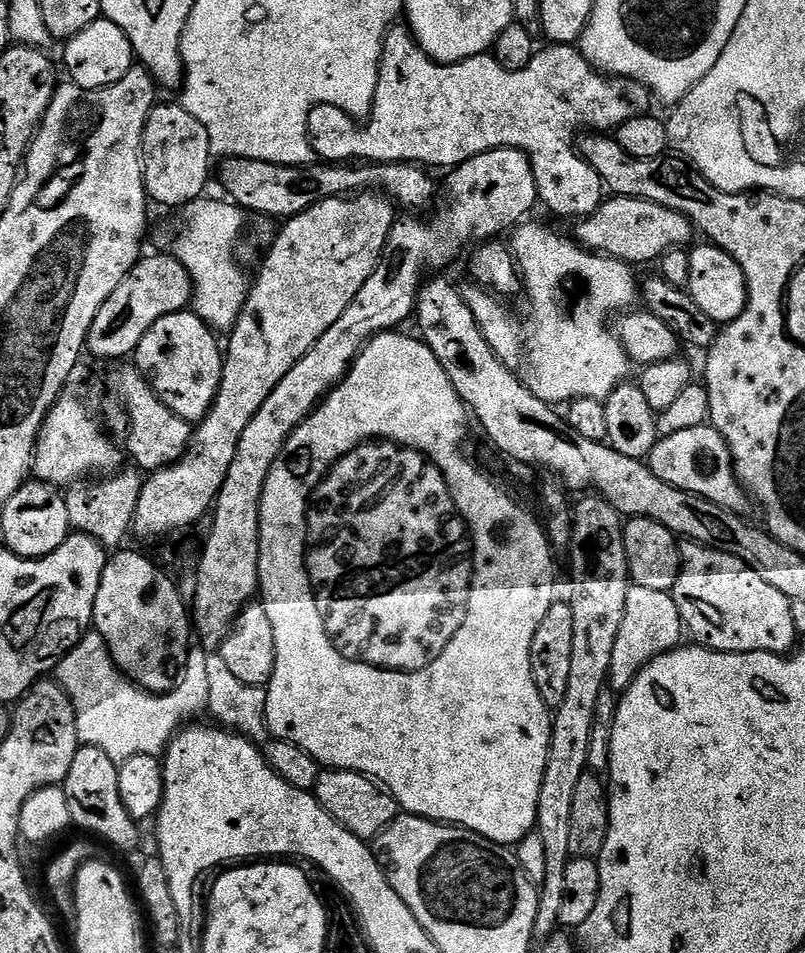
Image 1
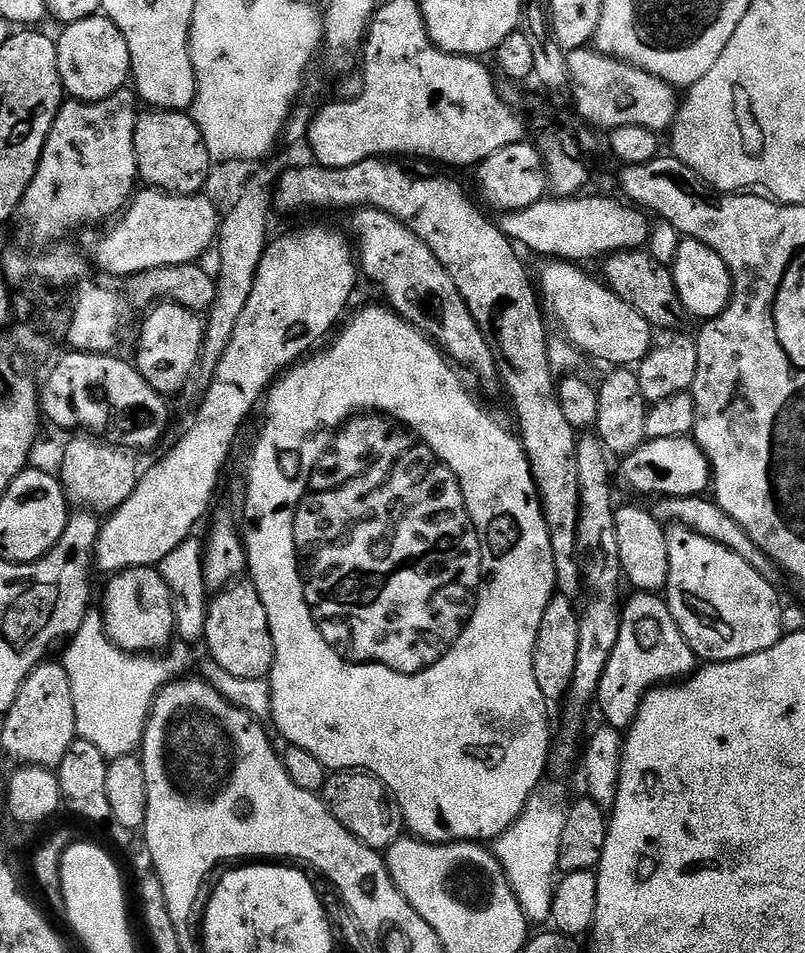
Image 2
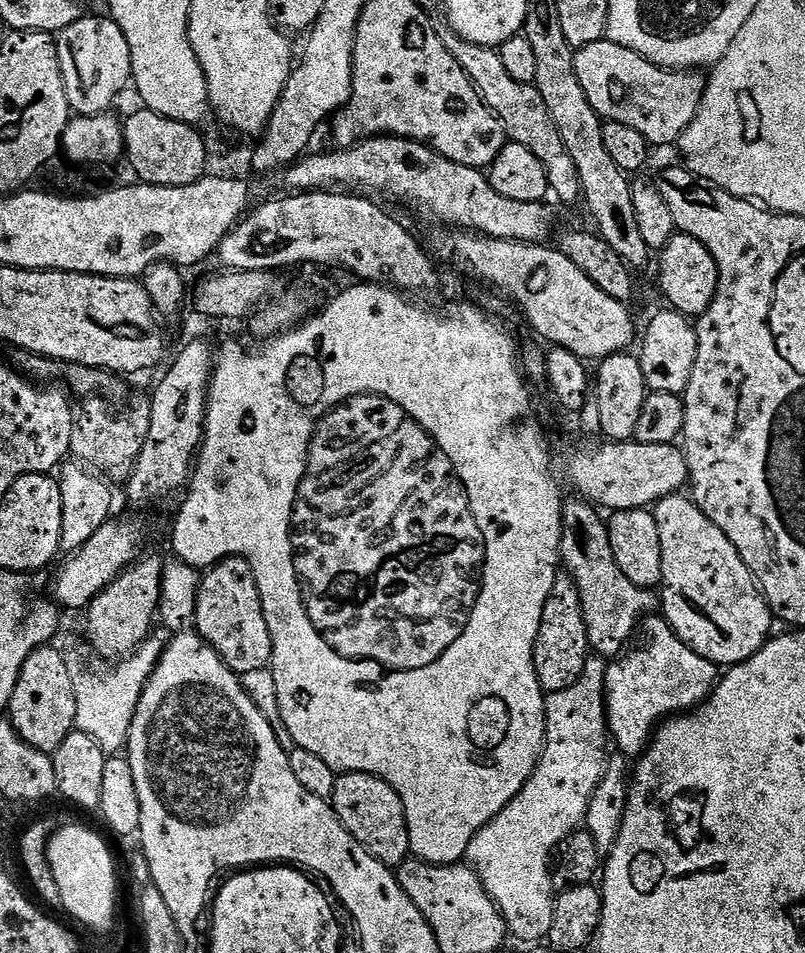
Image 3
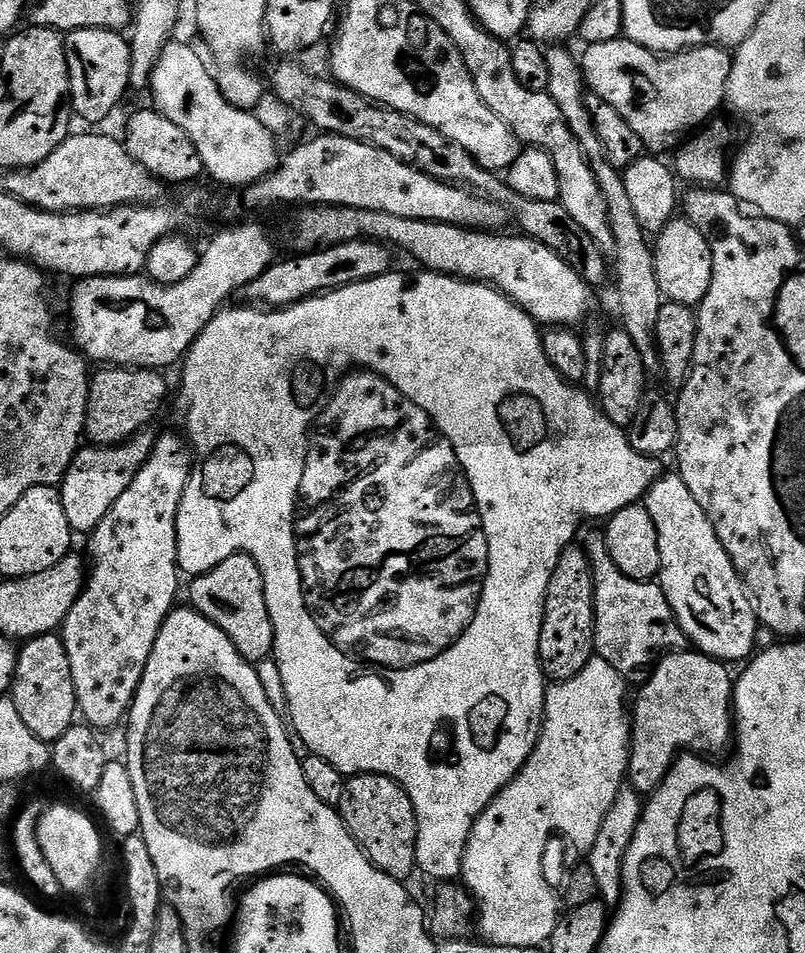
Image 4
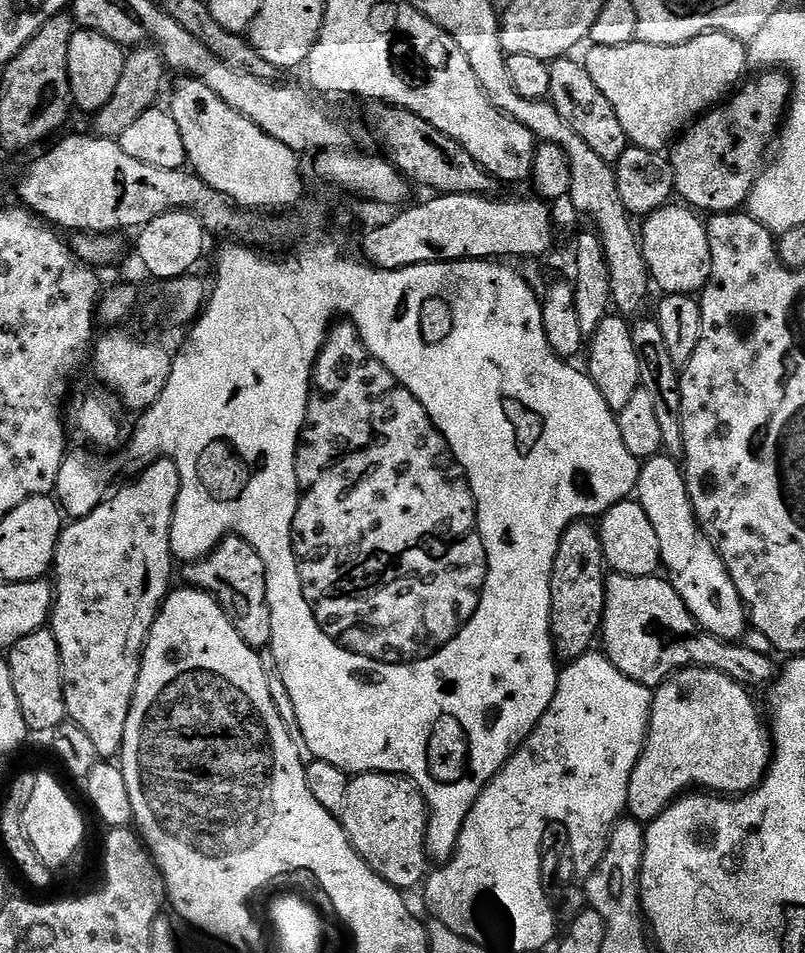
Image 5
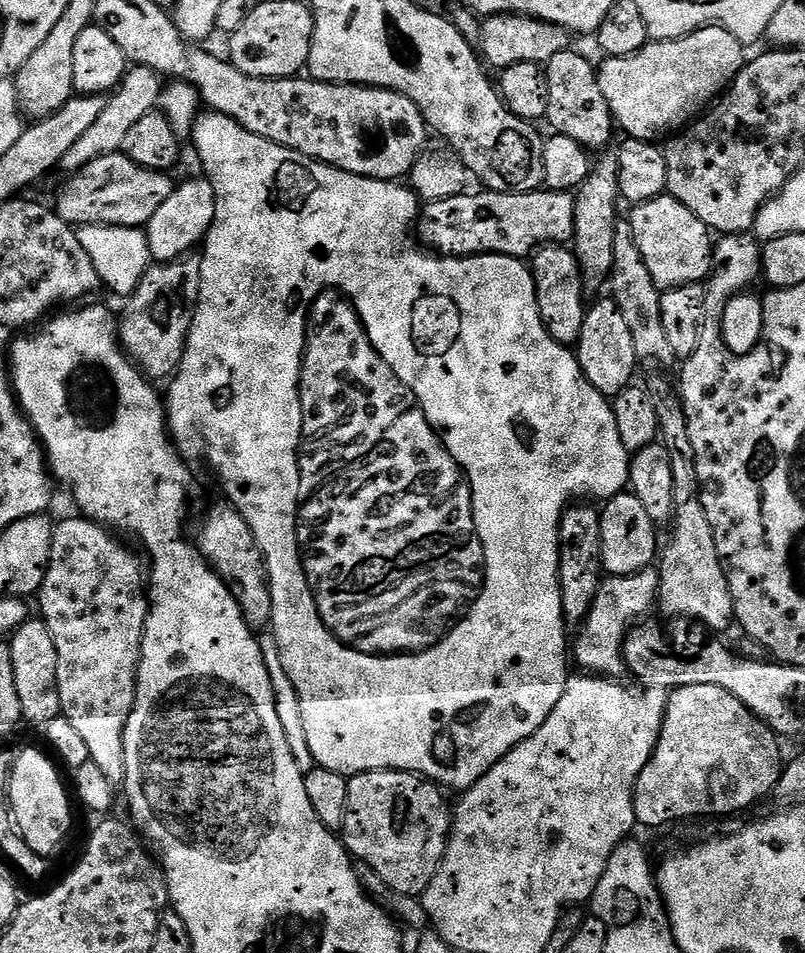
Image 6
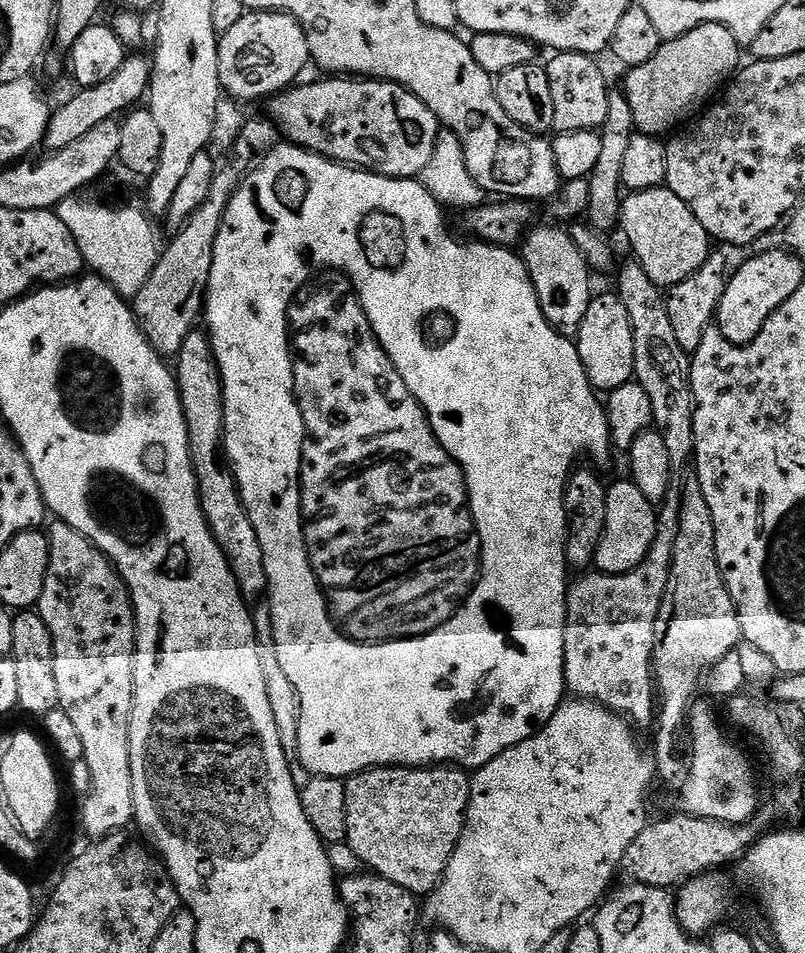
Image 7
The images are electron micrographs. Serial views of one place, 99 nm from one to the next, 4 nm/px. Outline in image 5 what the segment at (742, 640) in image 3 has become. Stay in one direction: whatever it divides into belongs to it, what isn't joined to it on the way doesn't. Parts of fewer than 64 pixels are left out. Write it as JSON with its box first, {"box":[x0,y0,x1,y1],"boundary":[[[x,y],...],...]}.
{"box":[635,454,749,642],"boundary":[[[668,454],[651,456],[643,461],[640,477],[636,483],[635,499],[646,510],[646,518],[658,534],[660,562],[666,579],[678,590],[682,602],[693,618],[712,636],[725,642],[741,639],[744,627],[749,627],[748,613],[722,562],[719,552],[708,540],[708,536],[696,521],[696,512],[688,496],[688,481],[683,467],[675,464]]]}

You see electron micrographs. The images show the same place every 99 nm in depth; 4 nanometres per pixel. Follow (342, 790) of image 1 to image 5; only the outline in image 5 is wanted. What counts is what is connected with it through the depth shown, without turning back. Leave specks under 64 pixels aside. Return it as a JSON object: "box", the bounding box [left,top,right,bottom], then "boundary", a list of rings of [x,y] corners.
{"box":[342,772,430,890],"boundary":[[[365,772],[353,775],[350,790],[346,793],[346,810],[342,823],[350,842],[363,860],[390,886],[401,890],[419,889],[429,875],[430,857],[426,840],[428,838],[428,804],[418,786],[407,776],[394,776],[387,772]]]}

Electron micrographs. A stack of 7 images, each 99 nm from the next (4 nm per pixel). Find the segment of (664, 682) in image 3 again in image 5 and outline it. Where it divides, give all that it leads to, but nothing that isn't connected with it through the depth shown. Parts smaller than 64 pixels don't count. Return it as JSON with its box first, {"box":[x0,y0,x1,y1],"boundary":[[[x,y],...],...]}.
{"box":[627,668,773,825],"boundary":[[[683,668],[668,677],[652,697],[652,717],[644,753],[630,774],[627,815],[649,825],[689,790],[707,790],[728,798],[754,791],[772,765],[773,742],[767,723],[760,724],[760,712],[745,685],[713,668]]]}

